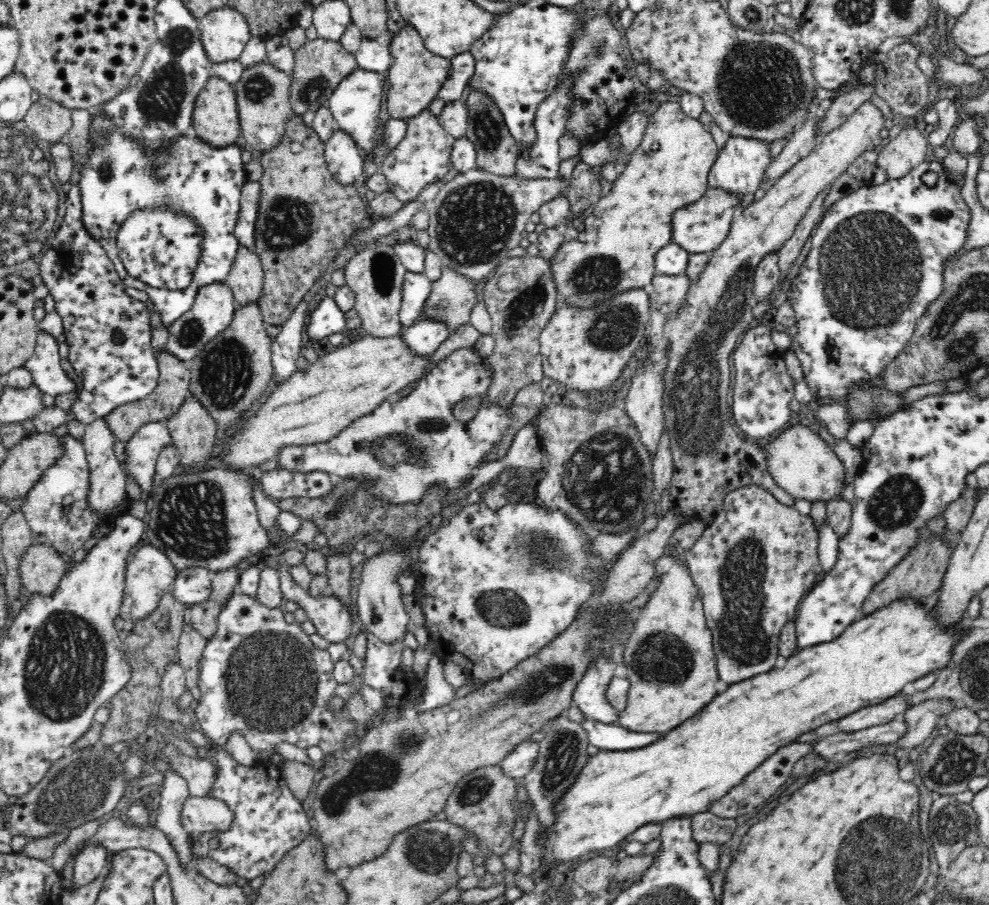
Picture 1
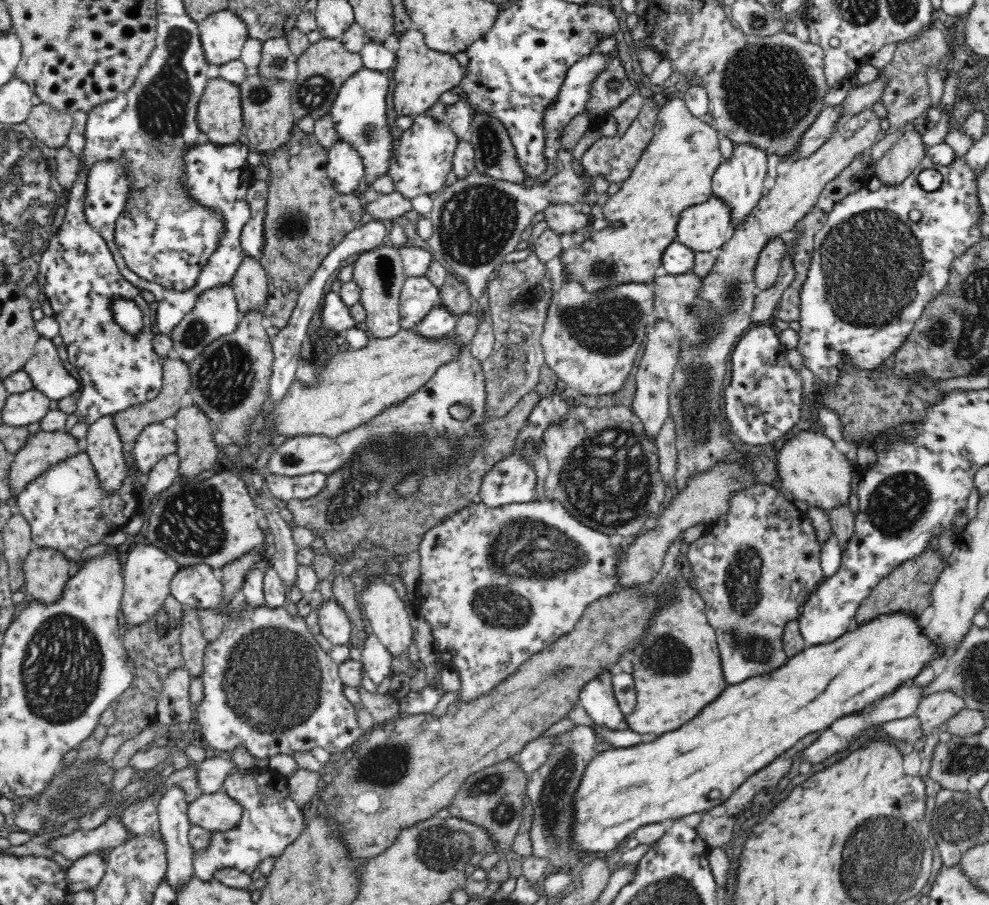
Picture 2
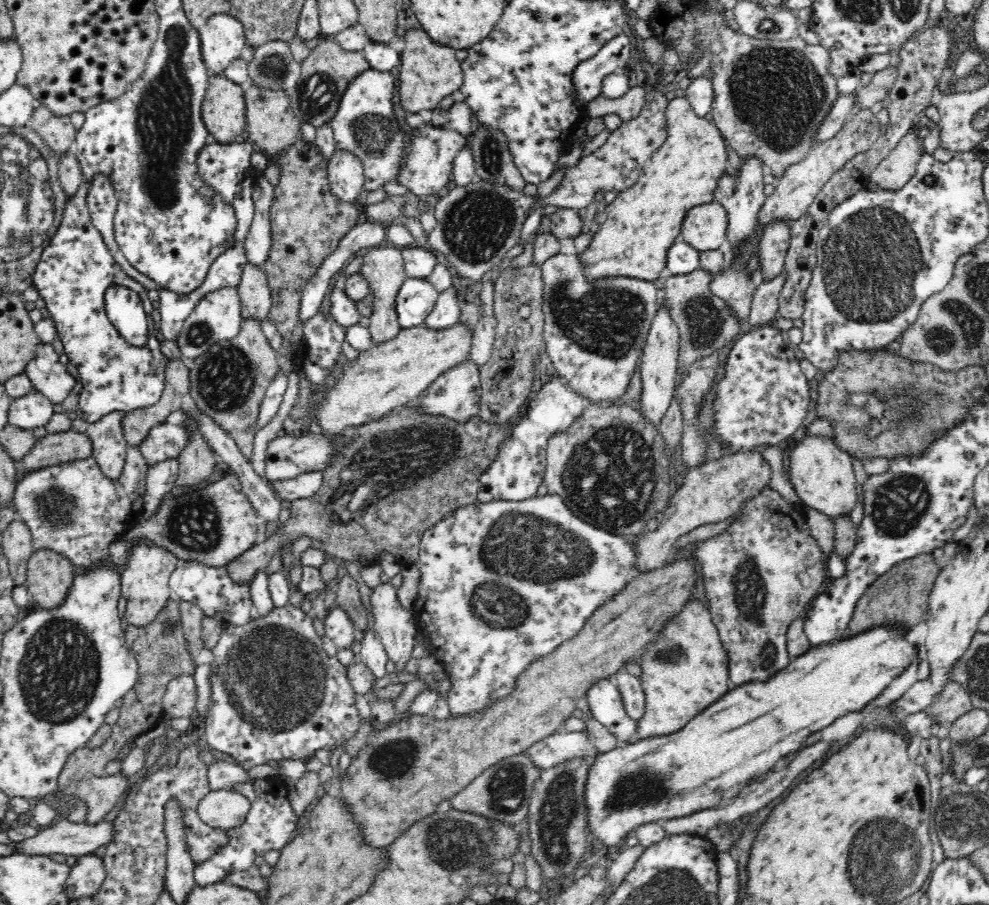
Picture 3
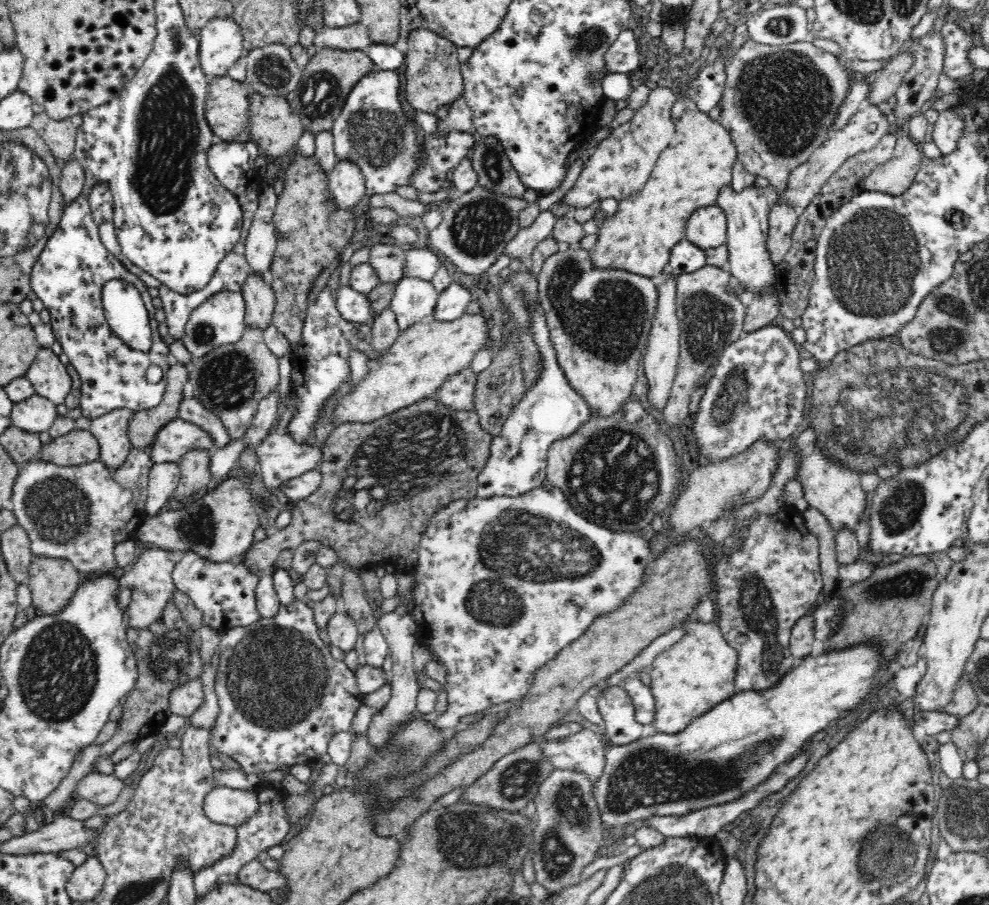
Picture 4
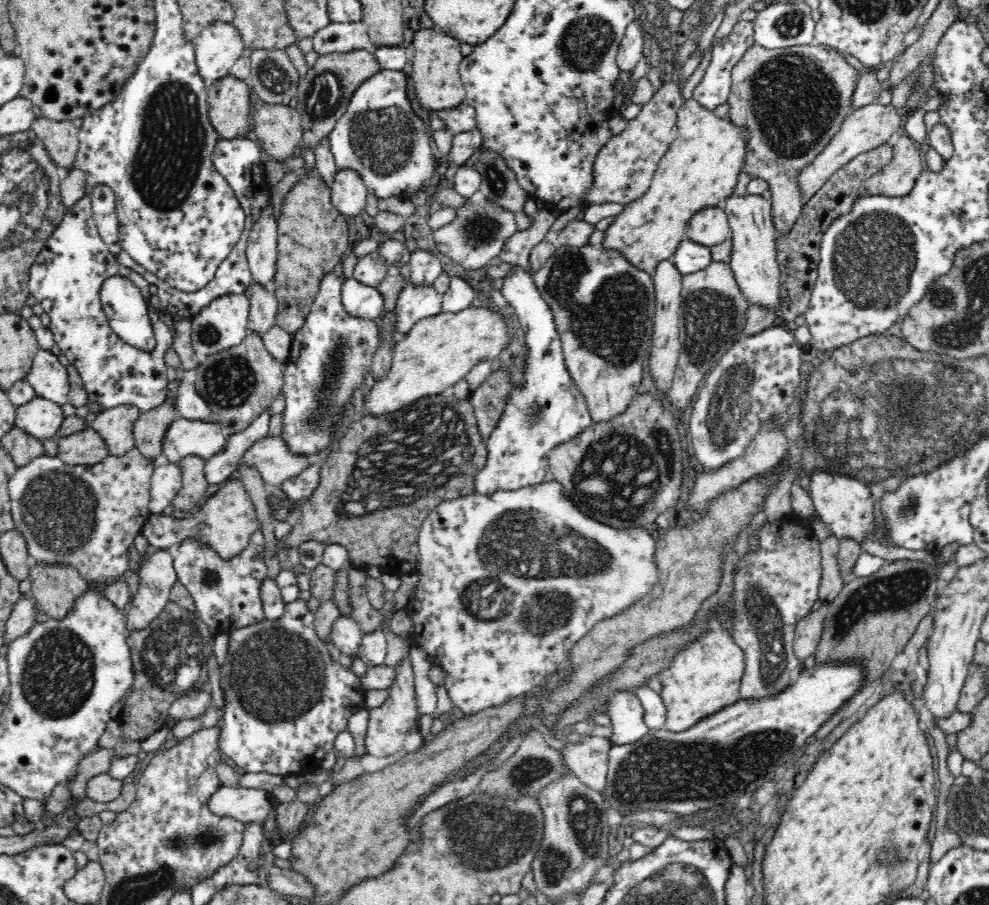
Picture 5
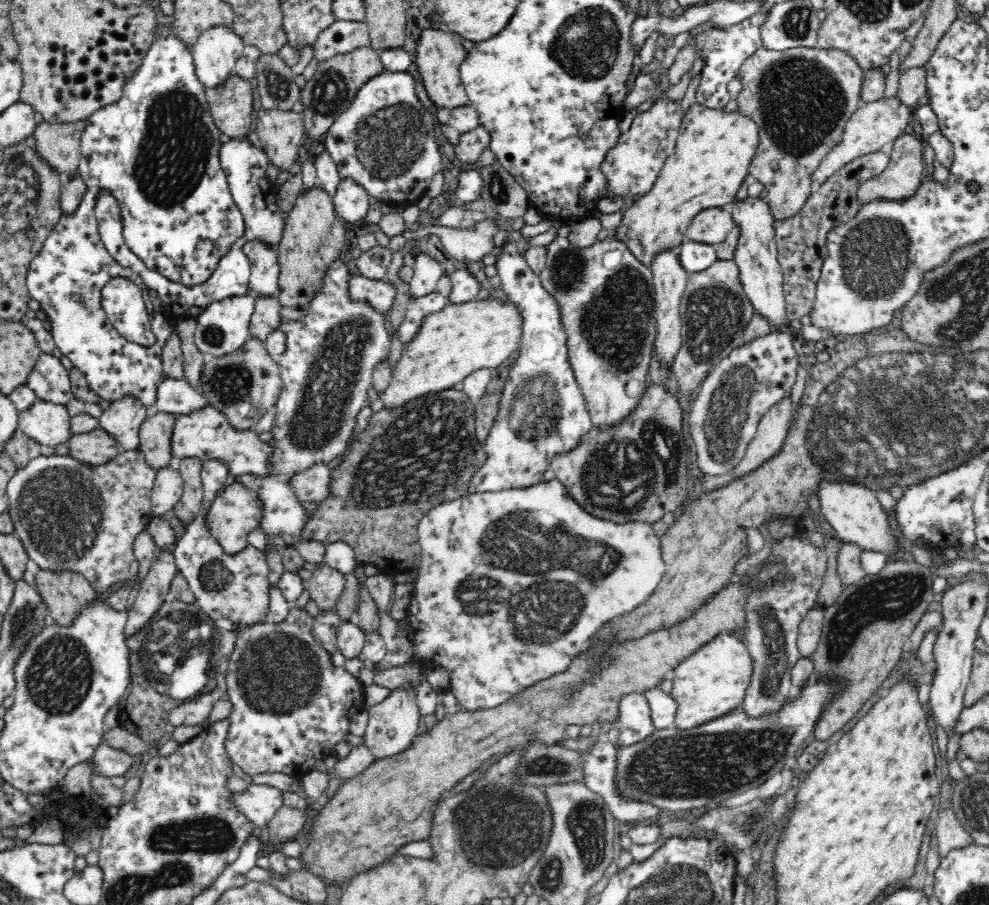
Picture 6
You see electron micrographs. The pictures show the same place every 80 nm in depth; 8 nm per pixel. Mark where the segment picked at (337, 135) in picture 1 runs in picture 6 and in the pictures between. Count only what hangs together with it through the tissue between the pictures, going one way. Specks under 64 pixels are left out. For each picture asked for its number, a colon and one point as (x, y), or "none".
2: (345, 166)
3: (345, 173)
4: (346, 180)
5: (348, 192)
6: (350, 200)

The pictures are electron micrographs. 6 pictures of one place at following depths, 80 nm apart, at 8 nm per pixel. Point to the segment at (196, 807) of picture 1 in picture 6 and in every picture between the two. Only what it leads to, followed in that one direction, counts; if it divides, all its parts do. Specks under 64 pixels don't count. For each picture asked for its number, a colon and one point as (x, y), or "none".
2: (215, 812)
3: (224, 809)
4: (224, 805)
5: (247, 805)
6: (258, 803)

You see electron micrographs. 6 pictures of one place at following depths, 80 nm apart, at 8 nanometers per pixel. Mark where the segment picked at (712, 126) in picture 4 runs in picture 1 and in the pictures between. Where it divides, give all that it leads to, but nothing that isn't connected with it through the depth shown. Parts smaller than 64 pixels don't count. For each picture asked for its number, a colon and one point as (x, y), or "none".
1: (668, 170)
2: (674, 171)
3: (642, 222)

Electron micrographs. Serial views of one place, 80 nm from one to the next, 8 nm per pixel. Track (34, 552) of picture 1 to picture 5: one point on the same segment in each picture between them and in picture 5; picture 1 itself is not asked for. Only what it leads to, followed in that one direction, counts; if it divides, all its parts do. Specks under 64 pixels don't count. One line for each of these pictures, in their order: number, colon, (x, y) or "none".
2: (46, 570)
3: (49, 574)
4: (52, 581)
5: (54, 587)

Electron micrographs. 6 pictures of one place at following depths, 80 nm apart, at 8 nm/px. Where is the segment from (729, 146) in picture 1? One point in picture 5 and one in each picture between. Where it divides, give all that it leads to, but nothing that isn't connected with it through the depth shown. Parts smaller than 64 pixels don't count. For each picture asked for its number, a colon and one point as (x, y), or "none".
2: (738, 180)
3: (741, 193)
4: (747, 211)
5: (754, 263)

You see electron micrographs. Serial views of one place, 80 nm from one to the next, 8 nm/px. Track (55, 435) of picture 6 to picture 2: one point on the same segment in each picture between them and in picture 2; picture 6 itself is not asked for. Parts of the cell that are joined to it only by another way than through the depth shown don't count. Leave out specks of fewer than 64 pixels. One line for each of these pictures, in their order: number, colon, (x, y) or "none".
2: (19, 410)
3: (34, 410)
4: (36, 414)
5: (41, 418)

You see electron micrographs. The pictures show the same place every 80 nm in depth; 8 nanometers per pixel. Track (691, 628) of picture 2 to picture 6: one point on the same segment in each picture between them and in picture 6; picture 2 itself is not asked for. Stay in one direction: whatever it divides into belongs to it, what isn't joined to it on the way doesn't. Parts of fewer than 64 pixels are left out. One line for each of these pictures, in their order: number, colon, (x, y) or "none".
3: (684, 669)
4: (695, 673)
5: (704, 676)
6: (713, 680)

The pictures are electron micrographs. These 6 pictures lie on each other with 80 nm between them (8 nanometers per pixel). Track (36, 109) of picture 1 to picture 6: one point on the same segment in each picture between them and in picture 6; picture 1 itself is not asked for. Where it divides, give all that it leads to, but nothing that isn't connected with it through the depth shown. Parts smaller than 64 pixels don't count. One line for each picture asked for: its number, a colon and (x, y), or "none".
2: (50, 126)
3: (58, 132)
4: (60, 135)
5: (60, 138)
6: (59, 145)

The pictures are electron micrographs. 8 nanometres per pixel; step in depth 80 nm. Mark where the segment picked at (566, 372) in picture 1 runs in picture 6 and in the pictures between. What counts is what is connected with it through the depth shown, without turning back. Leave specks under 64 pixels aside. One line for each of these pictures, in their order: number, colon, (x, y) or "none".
2: (590, 340)
3: (594, 333)
4: (598, 320)
5: (603, 308)
6: (605, 296)

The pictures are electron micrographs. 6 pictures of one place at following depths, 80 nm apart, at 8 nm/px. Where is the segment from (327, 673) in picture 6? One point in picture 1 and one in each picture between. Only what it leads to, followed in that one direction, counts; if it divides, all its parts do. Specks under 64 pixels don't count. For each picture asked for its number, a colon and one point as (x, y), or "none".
1: (258, 674)
2: (268, 685)
3: (276, 694)
4: (281, 696)
5: (285, 697)

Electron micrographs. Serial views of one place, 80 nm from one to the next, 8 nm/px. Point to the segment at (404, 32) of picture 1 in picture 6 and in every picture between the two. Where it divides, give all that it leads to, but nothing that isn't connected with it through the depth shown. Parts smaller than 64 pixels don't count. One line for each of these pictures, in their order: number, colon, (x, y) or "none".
2: (421, 74)
3: (428, 72)
4: (433, 76)
5: (437, 84)
6: (439, 53)

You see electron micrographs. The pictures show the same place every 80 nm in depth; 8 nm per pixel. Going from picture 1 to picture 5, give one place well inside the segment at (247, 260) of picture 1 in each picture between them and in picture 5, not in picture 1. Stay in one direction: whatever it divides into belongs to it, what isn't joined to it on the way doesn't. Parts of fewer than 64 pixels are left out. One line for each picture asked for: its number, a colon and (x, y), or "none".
2: (249, 283)
3: (253, 289)
4: (259, 299)
5: (263, 302)

